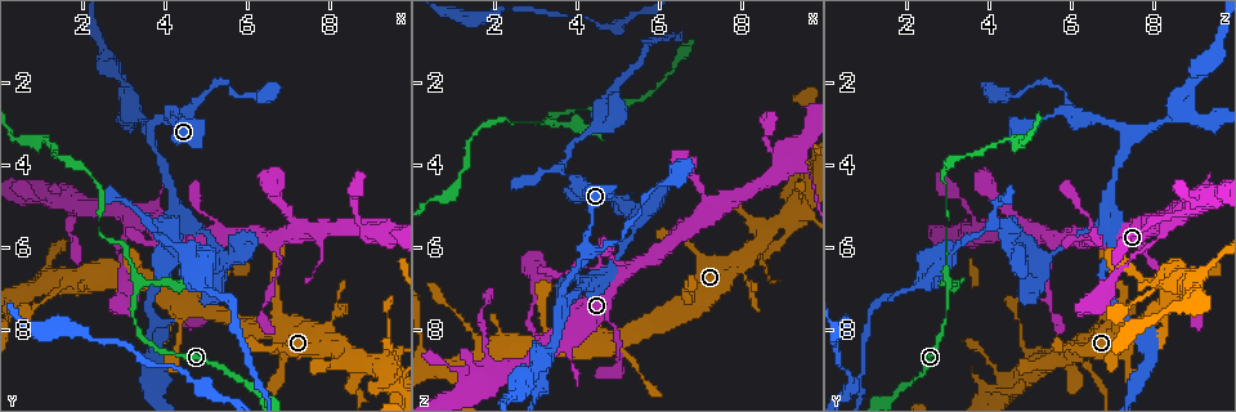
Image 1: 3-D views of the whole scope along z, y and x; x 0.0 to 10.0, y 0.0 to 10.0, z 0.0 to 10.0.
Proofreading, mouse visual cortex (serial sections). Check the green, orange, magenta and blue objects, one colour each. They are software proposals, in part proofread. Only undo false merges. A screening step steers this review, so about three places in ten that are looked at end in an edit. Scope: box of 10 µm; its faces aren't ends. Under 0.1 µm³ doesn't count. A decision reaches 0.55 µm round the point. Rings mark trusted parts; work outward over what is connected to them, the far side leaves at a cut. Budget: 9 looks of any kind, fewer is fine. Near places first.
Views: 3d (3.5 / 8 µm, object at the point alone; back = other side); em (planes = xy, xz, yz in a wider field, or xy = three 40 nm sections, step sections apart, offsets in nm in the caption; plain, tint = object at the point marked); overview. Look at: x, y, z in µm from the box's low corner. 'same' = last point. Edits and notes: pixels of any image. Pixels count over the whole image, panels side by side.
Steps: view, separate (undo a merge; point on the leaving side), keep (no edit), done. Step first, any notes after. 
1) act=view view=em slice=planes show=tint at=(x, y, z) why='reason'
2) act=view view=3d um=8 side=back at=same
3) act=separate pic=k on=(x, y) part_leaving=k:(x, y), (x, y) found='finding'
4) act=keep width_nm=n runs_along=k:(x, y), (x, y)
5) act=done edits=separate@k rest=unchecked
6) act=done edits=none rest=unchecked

act=view view=3d um=3.5 at=(3.65, 3.20, 7.30) why='arms part here'

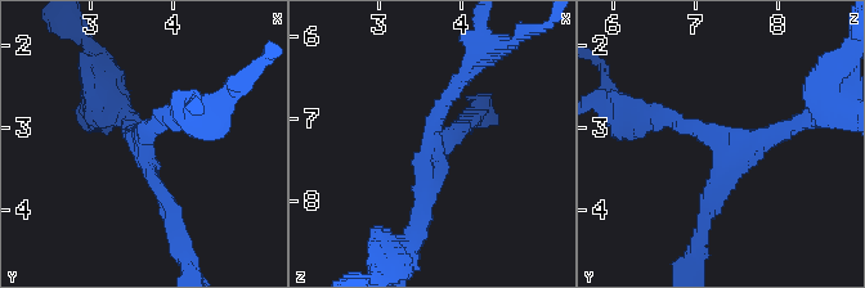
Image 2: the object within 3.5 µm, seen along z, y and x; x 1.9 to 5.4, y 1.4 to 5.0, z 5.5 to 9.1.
act=view view=em slice=xy step=3 show=tint at=(3.65, 3.20, 7.25) arms=3 arm_widths_nm=200,200,200

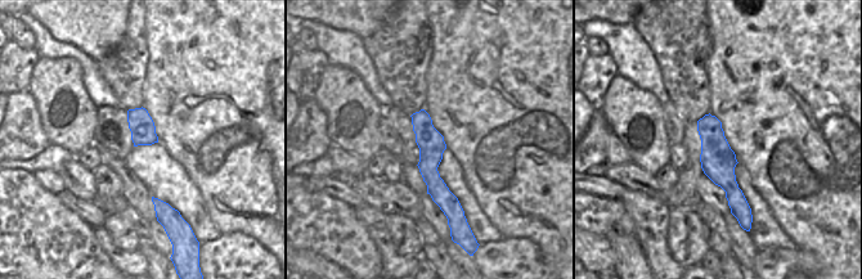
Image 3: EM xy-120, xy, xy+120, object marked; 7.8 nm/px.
act=keep width_nm=200 runs_along=3:(422, 113), (430, 175), (445, 208) found='all the same cell'

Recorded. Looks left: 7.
act=view view=3d um=3.5 at=(4.40, 5.35, 6.90) why='arms part here'

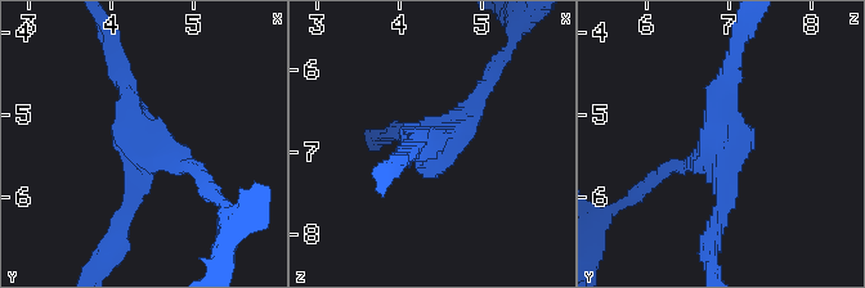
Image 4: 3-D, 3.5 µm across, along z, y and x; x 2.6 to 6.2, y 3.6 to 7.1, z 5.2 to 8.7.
act=view view=em slice=xy step=2 show=tint at=(4.45, 5.35, 6.90) arms=3 arm_widths_nm=200,200,250

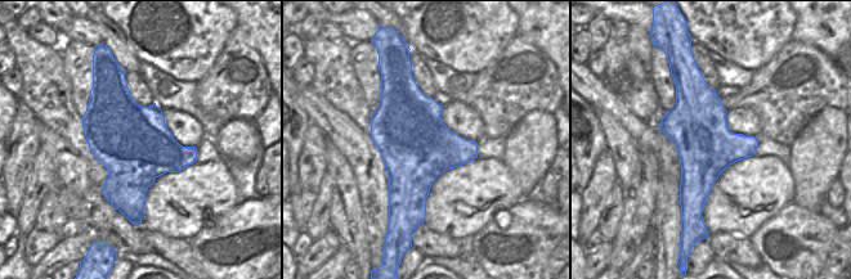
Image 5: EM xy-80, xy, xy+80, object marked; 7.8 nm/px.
act=view view=em slice=xy step=3 show=tint at=same why='another direction'

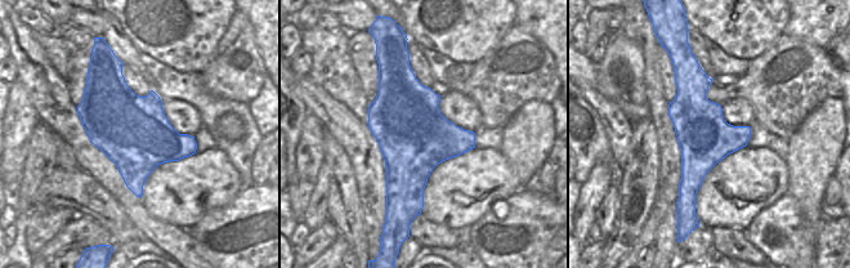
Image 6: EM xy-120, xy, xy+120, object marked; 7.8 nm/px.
act=keep width_nm=550 runs_along=4:(120, 68), (131, 127), (198, 175) found='all the same cell'

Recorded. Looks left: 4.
act=view view=3d um=3.5 at=(3.75, 5.50, 4.30) why='sharp bend'

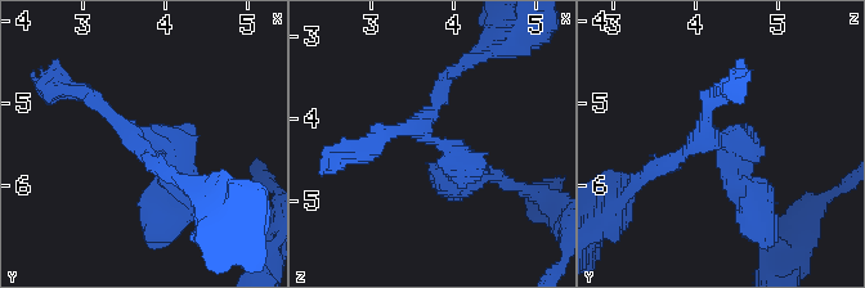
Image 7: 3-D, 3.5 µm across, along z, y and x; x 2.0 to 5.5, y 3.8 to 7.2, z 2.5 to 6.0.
act=view view=em slice=planes show=tint at=(3.70, 5.50, 4.25)

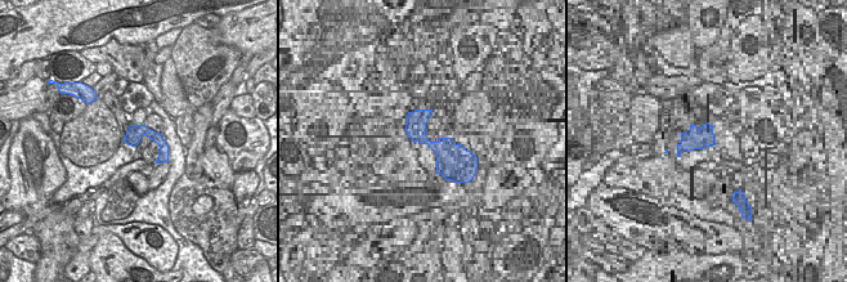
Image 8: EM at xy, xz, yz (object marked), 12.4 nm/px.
act=view view=em slice=xy step=3 show=tint at=same

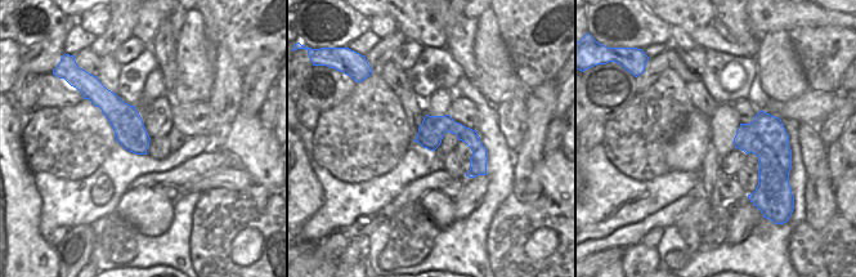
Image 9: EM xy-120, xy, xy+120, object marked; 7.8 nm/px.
act=separate pic=7 on=(140, 142) found='a second cell is stuck on'

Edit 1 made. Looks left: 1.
act=done edits=separate@7 rest=unchecked

